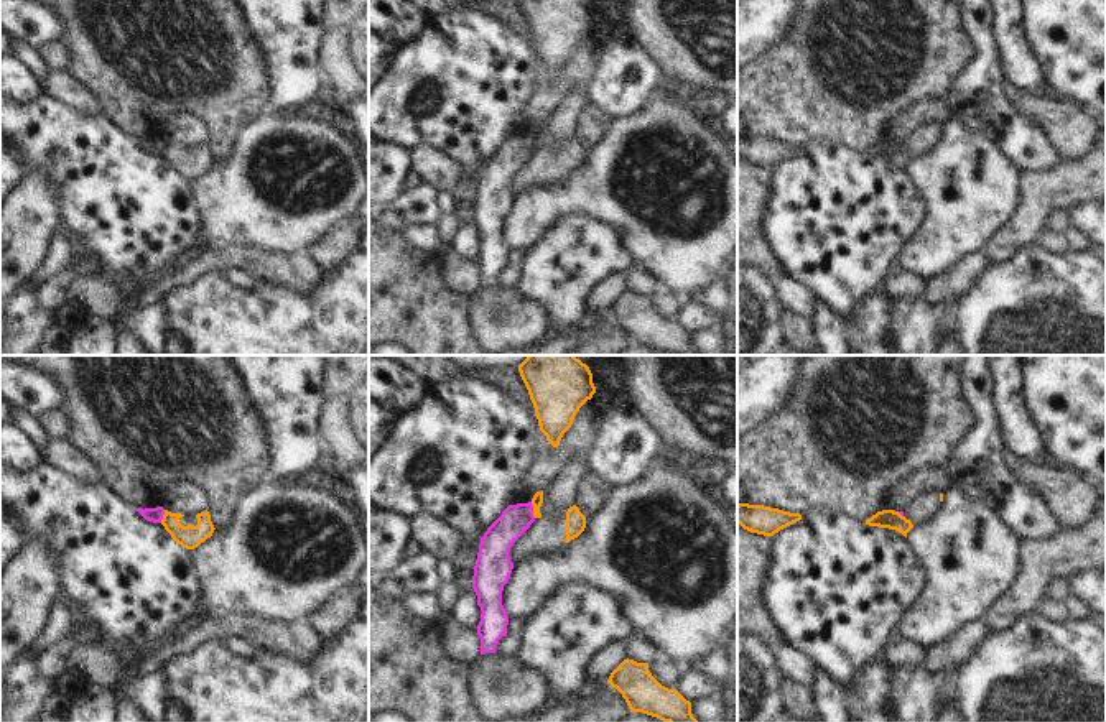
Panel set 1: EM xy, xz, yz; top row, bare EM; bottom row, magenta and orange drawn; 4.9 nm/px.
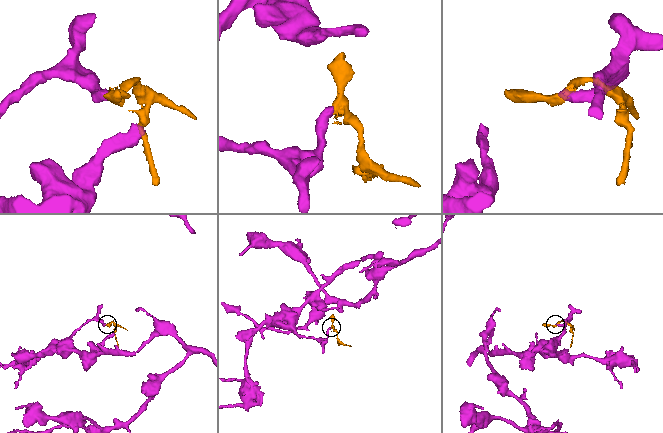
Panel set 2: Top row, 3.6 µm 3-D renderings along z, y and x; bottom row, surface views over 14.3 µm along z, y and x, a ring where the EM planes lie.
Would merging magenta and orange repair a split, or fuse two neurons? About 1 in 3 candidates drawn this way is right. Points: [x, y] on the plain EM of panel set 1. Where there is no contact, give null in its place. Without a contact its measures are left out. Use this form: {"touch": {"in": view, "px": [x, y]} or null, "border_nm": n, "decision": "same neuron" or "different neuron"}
{"touch": {"in": "xz", "px": [532, 142]}, "border_nm": 80, "decision": "different neuron"}

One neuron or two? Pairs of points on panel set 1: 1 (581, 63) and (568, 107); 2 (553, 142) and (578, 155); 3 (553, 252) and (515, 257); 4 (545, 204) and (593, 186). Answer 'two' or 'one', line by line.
1: two
2: two
3: two
4: one

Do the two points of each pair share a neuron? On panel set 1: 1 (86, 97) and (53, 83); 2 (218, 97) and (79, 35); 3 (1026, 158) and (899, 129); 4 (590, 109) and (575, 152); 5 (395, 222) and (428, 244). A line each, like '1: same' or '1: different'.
1: same
2: same
3: different
4: different
5: different

